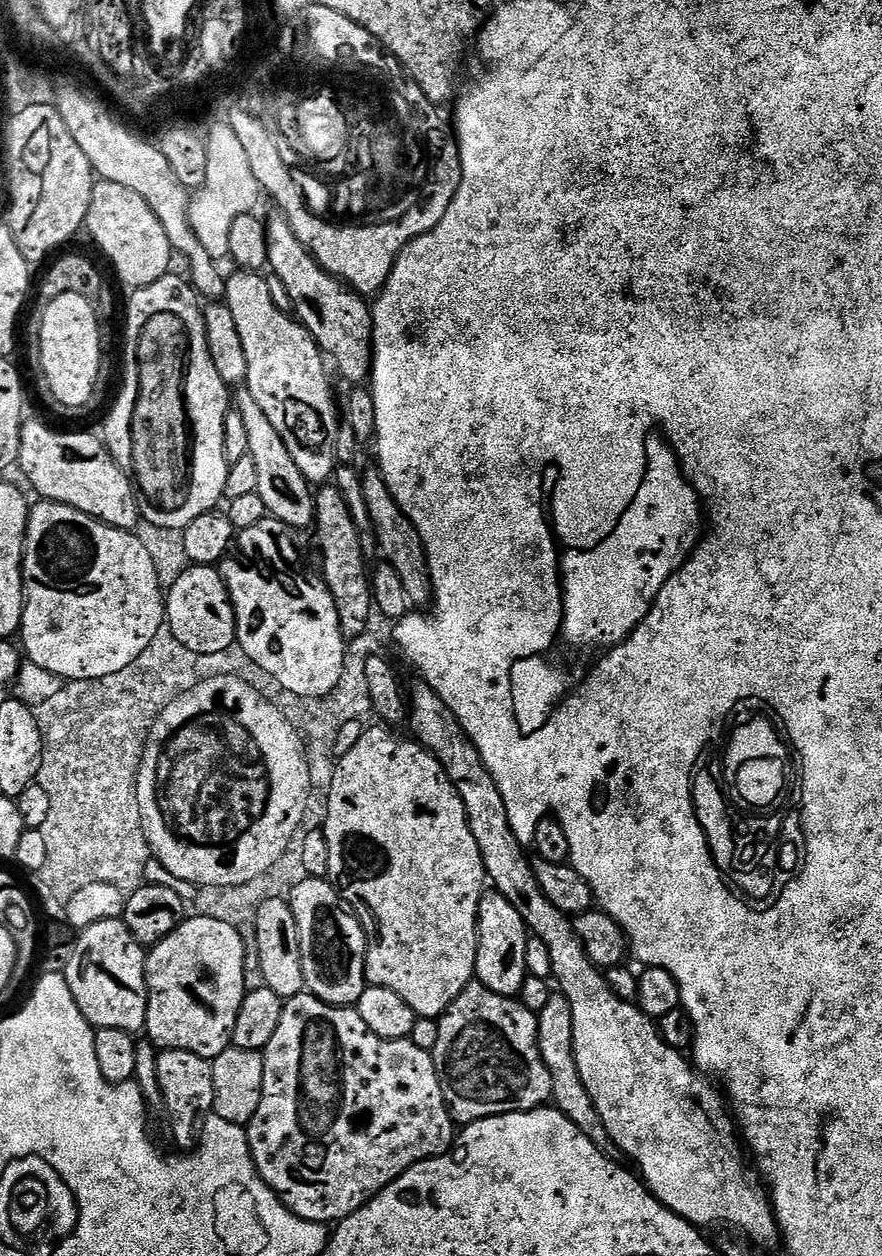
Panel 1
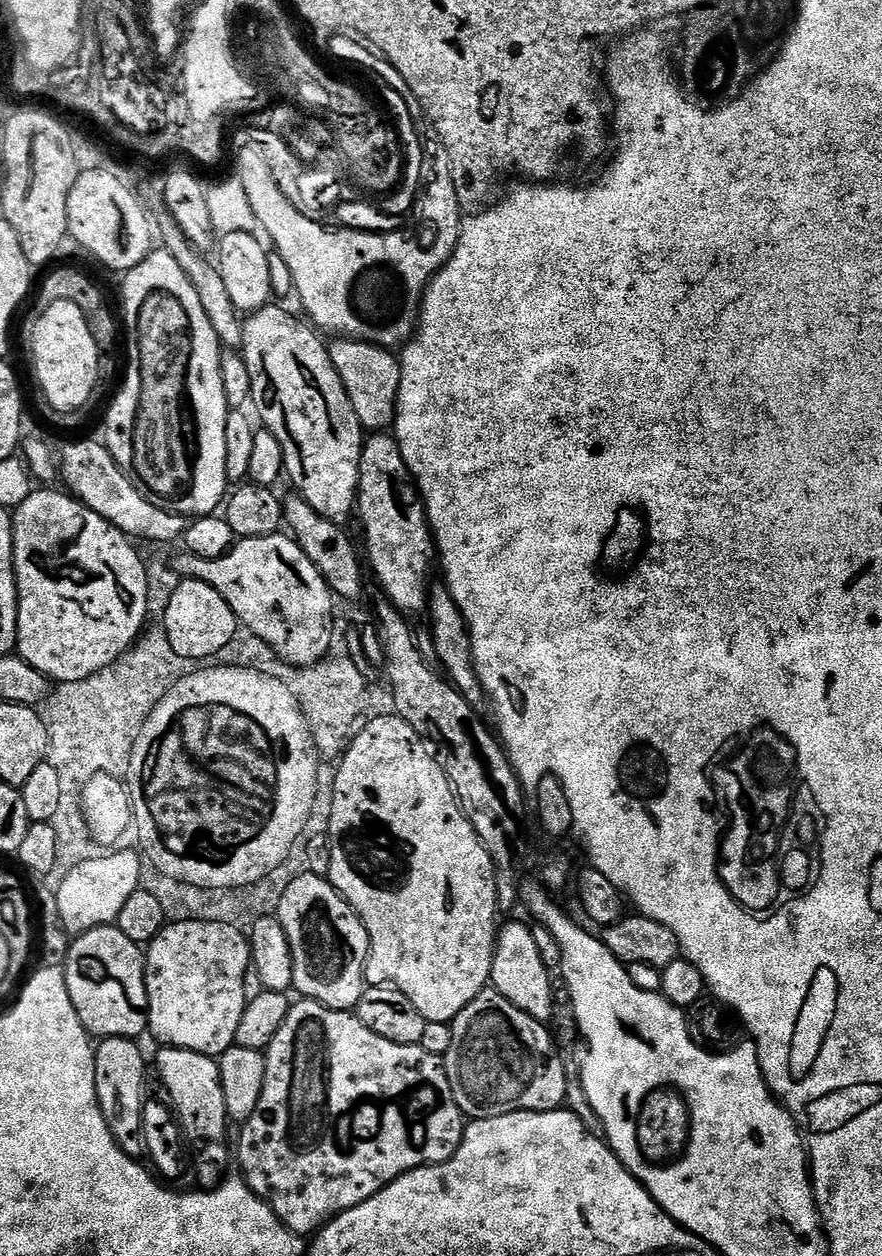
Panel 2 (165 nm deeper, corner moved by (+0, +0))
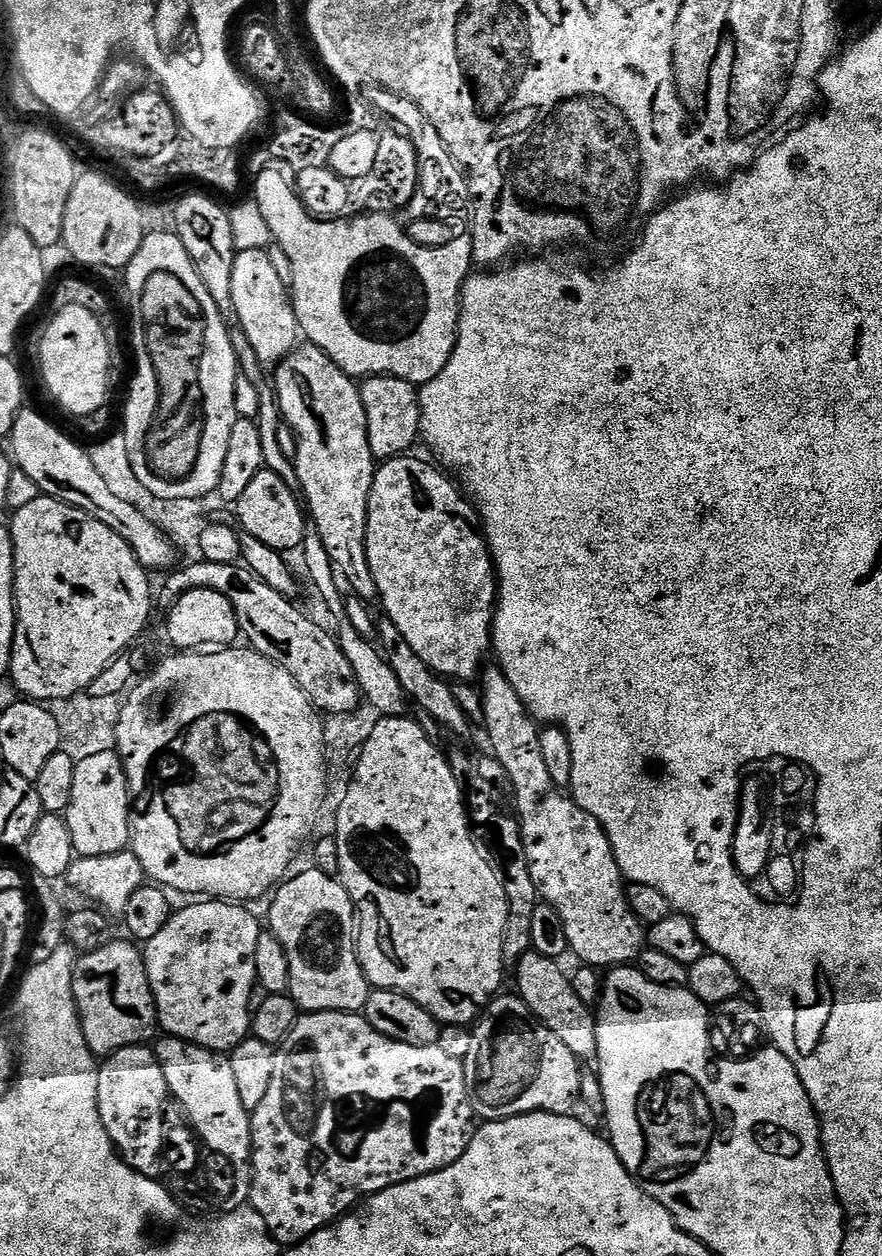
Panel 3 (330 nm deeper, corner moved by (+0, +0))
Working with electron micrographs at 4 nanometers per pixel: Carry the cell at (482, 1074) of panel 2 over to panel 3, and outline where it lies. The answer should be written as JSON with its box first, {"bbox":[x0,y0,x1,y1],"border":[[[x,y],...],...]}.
{"bbox":[464,994,581,1121],"border":[[[500,994],[484,1009],[472,1028],[472,1042],[464,1062],[468,1083],[468,1098],[475,1115],[481,1121],[505,1120],[511,1116],[525,1116],[527,1112],[553,1112],[559,1116],[571,1113],[580,1096],[581,1061],[576,1055],[535,1016],[519,995]]]}

